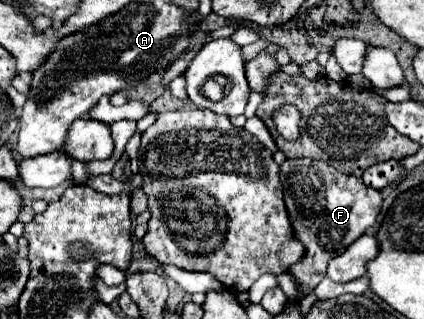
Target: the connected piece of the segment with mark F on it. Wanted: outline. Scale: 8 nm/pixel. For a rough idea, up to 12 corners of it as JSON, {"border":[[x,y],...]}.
{"border":[[287,158],[281,186],[301,296],[375,224],[383,198],[327,162]]}

